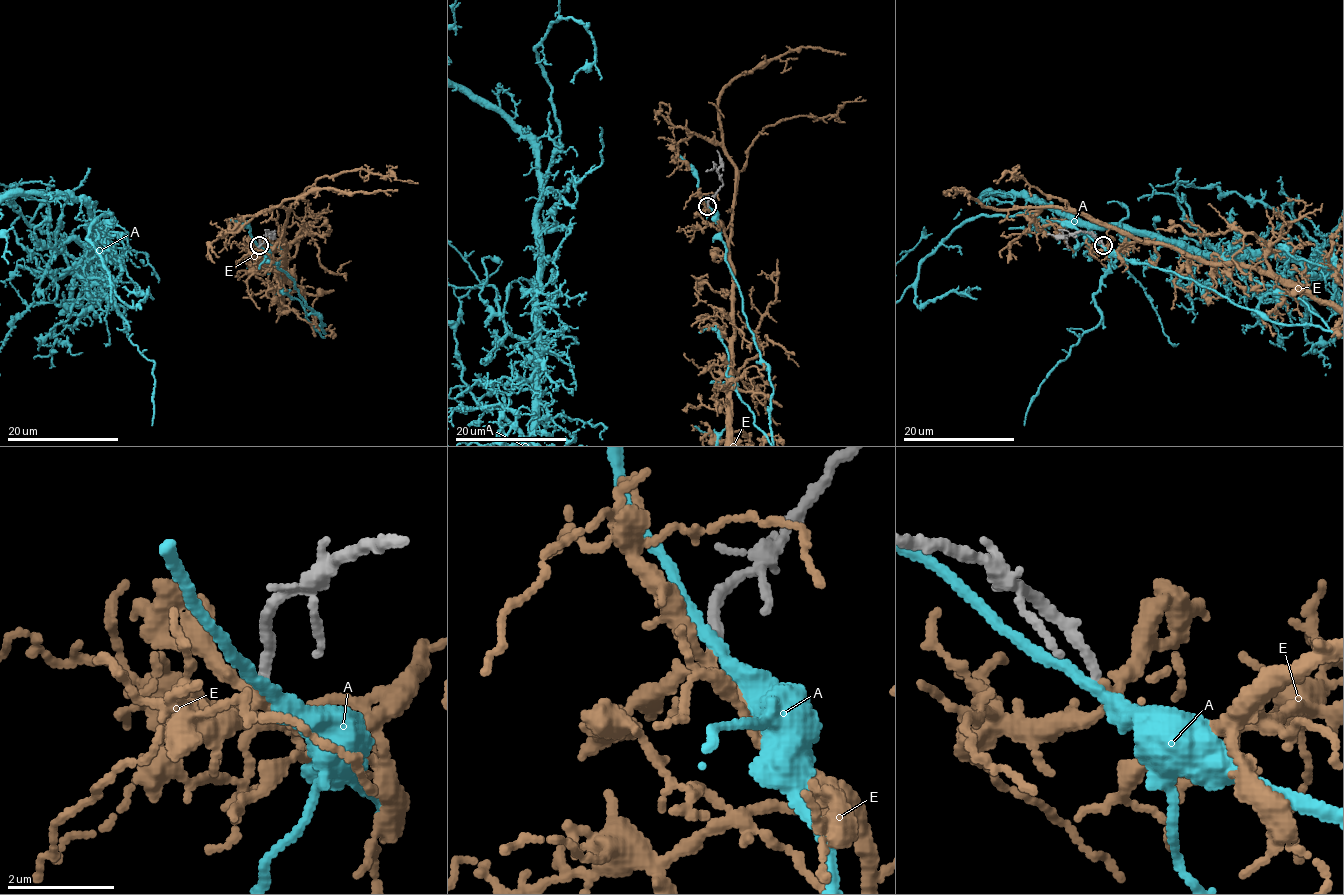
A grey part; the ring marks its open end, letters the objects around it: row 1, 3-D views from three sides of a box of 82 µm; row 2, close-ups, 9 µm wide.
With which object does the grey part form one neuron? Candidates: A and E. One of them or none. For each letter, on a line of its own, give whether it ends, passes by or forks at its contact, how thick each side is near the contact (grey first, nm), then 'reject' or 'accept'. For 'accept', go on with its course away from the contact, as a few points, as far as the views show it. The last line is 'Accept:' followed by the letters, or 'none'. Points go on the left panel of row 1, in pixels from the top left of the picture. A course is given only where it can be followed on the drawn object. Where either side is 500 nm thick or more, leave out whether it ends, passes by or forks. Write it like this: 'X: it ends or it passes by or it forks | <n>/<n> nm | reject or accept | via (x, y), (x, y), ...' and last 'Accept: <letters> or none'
A: it passes by | 190/240 nm | reject
E: it forks | 190/190 nm | accept
Accept: E

